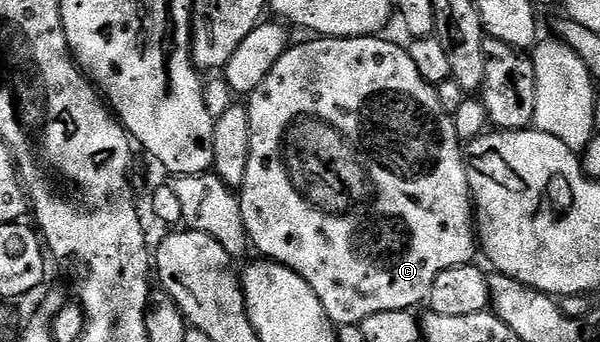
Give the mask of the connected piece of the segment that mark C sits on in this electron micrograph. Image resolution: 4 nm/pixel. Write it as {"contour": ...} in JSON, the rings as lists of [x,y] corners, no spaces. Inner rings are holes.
{"contour":[[[381,35],[371,37],[317,37],[316,39],[309,39],[313,41],[303,42],[302,45],[294,44],[292,47],[286,49],[285,53],[279,59],[279,63],[275,63],[275,67],[271,67],[267,79],[263,79],[263,83],[259,83],[259,87],[255,87],[255,91],[248,94],[247,97],[247,108],[249,110],[249,118],[251,119],[251,159],[247,159],[247,175],[243,179],[239,190],[242,223],[245,225],[245,233],[251,242],[252,248],[254,250],[257,248],[261,252],[258,254],[262,258],[278,261],[280,265],[285,265],[291,271],[298,273],[309,284],[311,291],[315,291],[319,303],[323,303],[323,307],[333,321],[334,326],[360,325],[363,319],[367,319],[371,315],[379,315],[379,311],[412,310],[414,307],[417,307],[413,305],[419,304],[420,301],[422,304],[428,298],[431,291],[431,283],[435,283],[437,276],[443,271],[447,271],[447,267],[468,265],[474,260],[475,210],[471,204],[466,154],[463,152],[463,143],[457,137],[453,115],[452,113],[443,111],[443,103],[439,103],[439,95],[436,88],[428,85],[423,79],[423,75],[419,75],[419,70],[416,69],[408,48],[404,44],[396,45],[393,41],[384,41],[385,39]]]}

